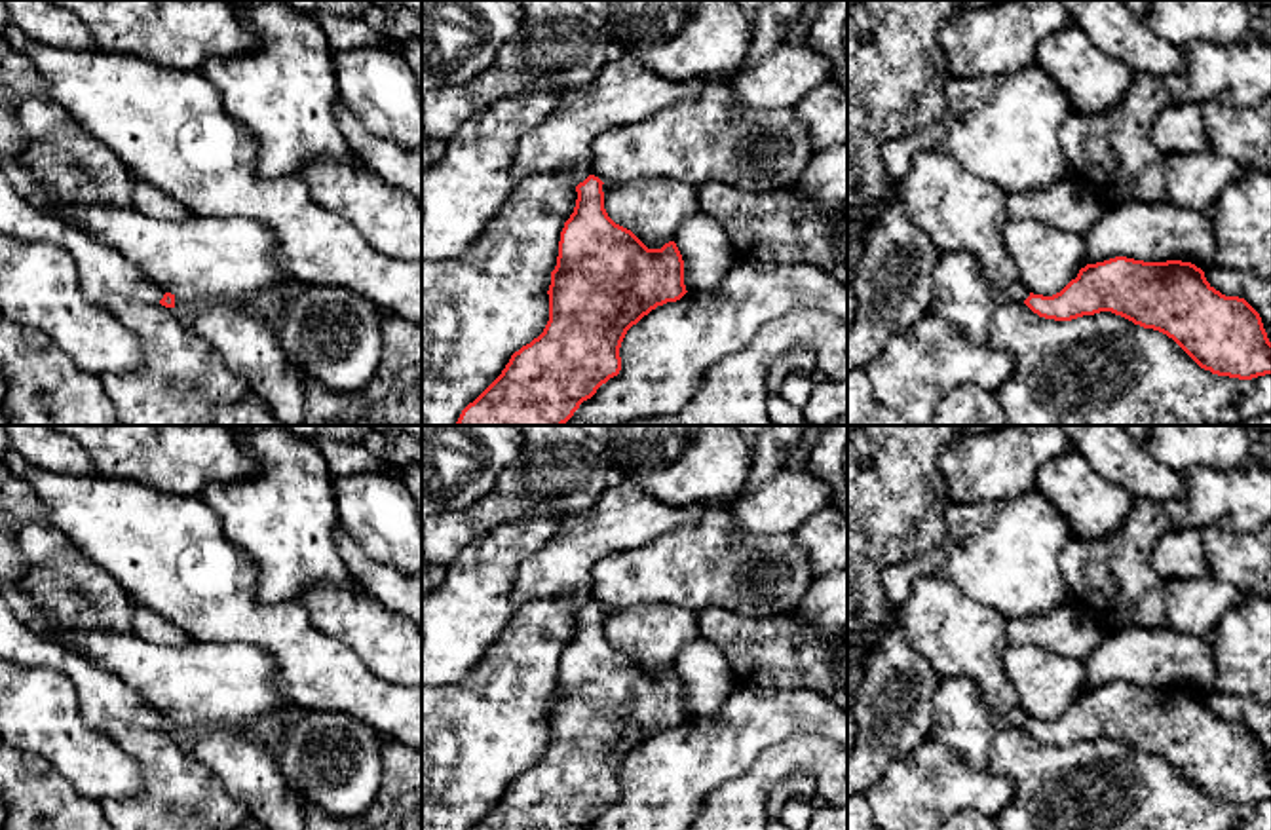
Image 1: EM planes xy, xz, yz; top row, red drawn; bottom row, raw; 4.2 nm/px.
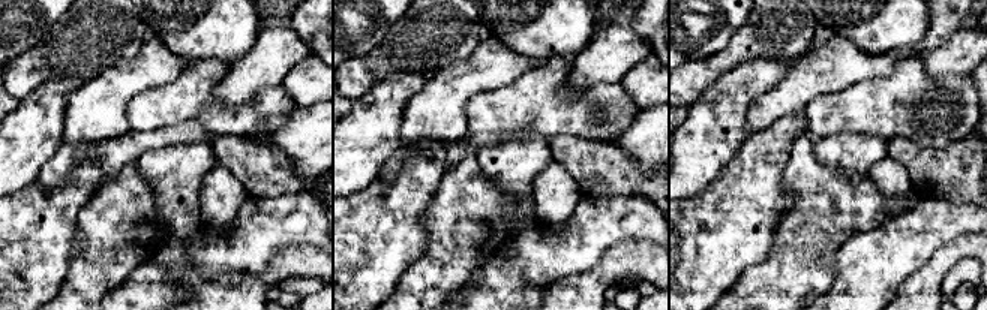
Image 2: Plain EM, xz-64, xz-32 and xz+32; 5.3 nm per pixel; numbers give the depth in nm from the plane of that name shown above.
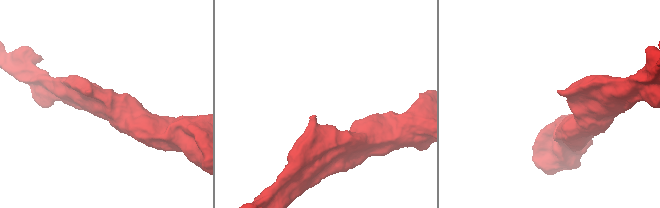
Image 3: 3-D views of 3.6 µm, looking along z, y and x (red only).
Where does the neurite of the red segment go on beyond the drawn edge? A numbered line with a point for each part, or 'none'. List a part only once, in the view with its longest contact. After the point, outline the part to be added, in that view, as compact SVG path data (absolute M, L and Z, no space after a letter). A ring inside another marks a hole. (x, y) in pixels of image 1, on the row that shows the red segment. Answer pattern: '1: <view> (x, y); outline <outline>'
none

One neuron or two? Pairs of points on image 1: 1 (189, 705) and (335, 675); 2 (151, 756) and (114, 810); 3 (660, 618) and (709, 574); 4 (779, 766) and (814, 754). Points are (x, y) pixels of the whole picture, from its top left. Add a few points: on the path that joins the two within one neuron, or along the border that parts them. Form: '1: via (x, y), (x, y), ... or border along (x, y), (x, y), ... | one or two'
1: border along (255, 646), (272, 658), (276, 686), (285, 701) | two
2: via (154, 775), (154, 791), (133, 810) | one
3: border along (627, 606), (671, 603), (696, 612) | two
4: via (787, 758), (791, 754), (806, 754) | one

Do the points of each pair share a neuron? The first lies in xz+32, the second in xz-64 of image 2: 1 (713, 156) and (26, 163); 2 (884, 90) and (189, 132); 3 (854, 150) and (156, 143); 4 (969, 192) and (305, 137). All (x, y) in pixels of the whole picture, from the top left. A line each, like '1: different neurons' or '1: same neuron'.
1: same neuron
2: different neurons
3: different neurons
4: different neurons

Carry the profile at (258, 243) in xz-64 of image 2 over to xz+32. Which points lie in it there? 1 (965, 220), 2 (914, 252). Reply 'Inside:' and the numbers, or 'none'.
Inside: 1, 2

